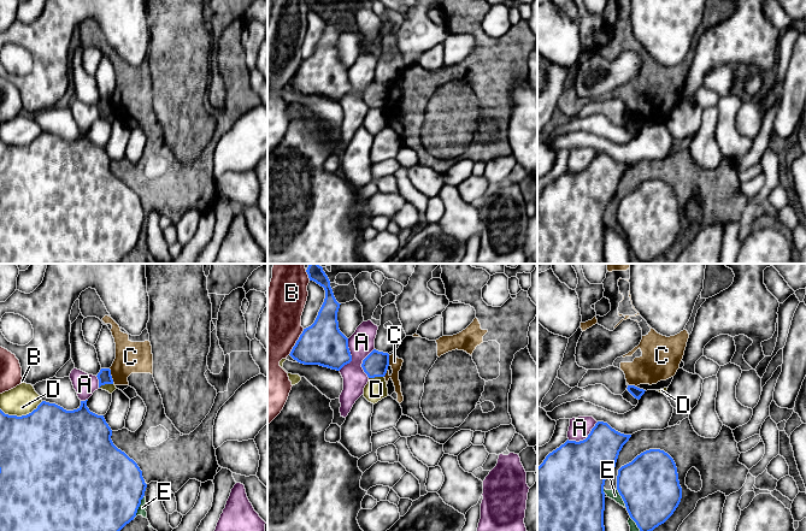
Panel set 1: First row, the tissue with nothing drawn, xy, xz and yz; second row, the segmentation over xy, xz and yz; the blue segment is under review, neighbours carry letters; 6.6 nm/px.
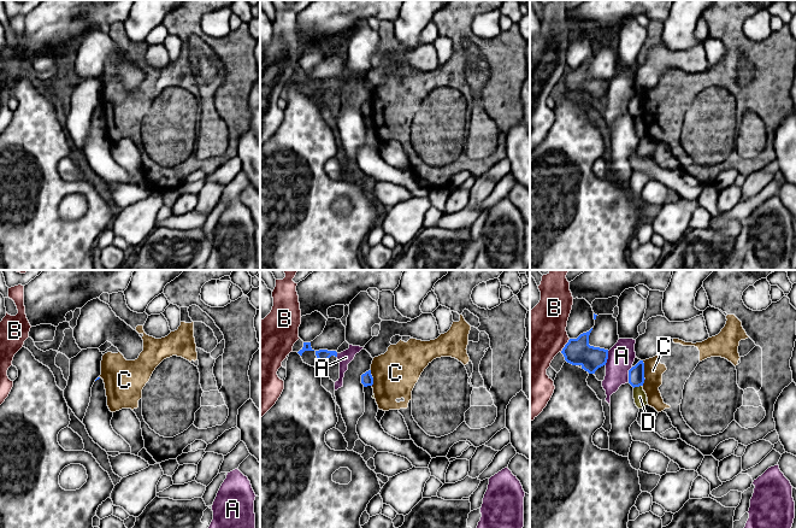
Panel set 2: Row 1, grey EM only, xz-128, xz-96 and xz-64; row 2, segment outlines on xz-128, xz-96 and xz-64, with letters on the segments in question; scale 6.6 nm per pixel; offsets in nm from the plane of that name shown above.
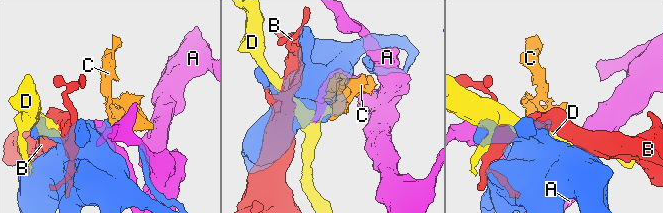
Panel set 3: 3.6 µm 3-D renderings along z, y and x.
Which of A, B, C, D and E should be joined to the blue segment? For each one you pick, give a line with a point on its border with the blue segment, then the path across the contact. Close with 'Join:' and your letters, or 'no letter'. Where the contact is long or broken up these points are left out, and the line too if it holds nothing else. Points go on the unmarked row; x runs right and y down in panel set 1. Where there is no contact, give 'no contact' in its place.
Join: no letter

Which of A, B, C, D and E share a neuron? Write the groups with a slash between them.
A / B / C E / D

